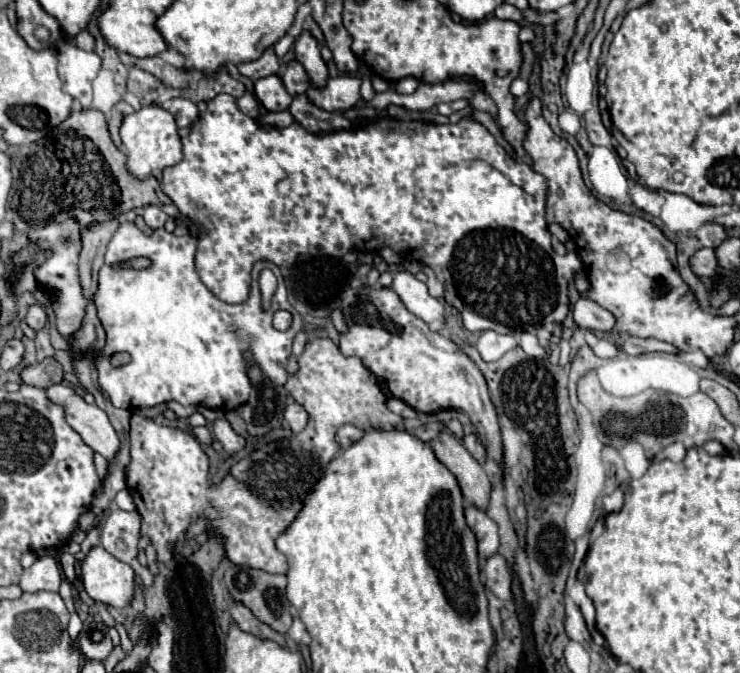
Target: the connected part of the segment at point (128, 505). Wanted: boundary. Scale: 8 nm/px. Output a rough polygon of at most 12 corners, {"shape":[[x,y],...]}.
{"shape":[[127,489],[115,495],[115,507],[135,511],[133,499]]}

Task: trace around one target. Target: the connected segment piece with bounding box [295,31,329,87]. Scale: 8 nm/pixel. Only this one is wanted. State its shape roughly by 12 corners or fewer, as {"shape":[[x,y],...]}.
{"shape":[[301,33],[295,57],[313,87],[325,87],[329,69],[317,41]]}

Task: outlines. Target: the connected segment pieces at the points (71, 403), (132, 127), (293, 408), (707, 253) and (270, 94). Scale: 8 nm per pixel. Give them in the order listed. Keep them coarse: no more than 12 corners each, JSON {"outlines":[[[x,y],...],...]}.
{"outlines":[[[71,387],[45,389],[65,421],[105,459],[119,451],[119,437],[97,405]],[[159,105],[125,115],[129,173],[139,181],[183,157],[177,123]],[[301,405],[285,407],[285,423],[293,433],[301,433],[309,419]],[[699,249],[691,269],[699,277],[715,279],[719,265],[713,249]],[[277,75],[255,83],[267,111],[287,111],[293,99]]]}

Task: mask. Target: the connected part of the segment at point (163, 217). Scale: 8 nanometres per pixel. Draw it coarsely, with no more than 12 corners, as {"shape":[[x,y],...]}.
{"shape":[[159,205],[143,209],[143,219],[151,229],[161,229],[167,213]]}

